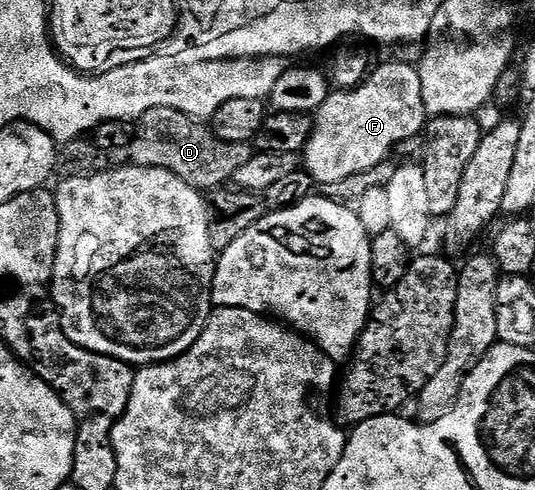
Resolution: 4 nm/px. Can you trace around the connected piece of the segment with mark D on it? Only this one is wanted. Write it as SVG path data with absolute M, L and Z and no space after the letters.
M166 107L147 109L136 119L133 140L127 149L134 166L167 169L202 193L220 188L225 179L230 180L247 165L254 153L250 144L223 141L204 122Z

